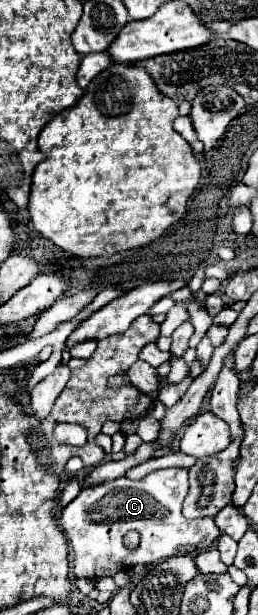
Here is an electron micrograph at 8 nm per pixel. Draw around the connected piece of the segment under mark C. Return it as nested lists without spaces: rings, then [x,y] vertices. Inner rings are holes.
[[[184,468],[154,470],[140,480],[128,480],[122,476],[122,478],[116,478],[114,482],[84,488],[78,494],[78,498],[72,500],[62,510],[62,518],[60,518],[64,534],[68,536],[74,550],[74,574],[78,578],[98,580],[102,576],[114,576],[120,570],[134,568],[136,564],[150,564],[150,562],[166,560],[178,554],[196,554],[196,552],[208,550],[220,536],[220,528],[216,526],[214,518],[186,520],[180,512],[186,494],[188,494],[188,470]],[[128,530],[136,530],[140,534],[140,546],[134,550],[128,550],[122,542],[122,536]]]

